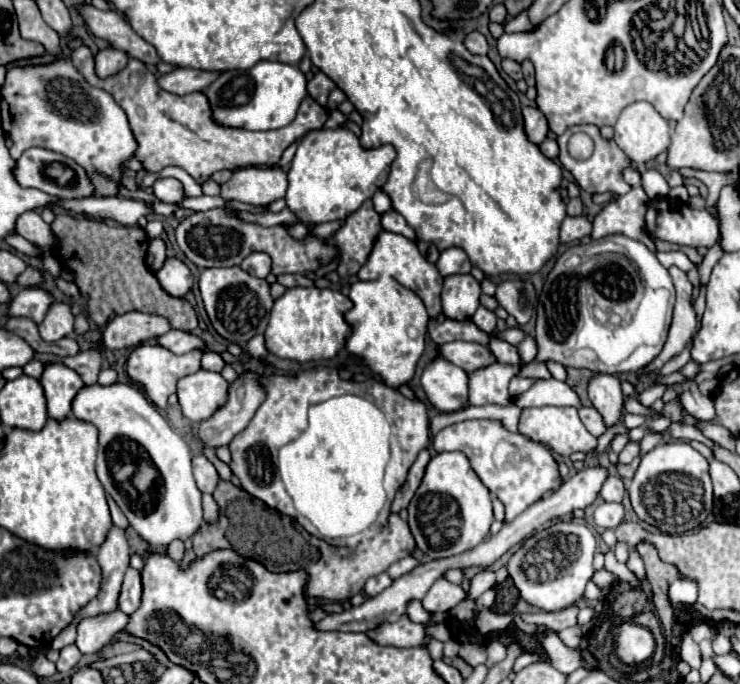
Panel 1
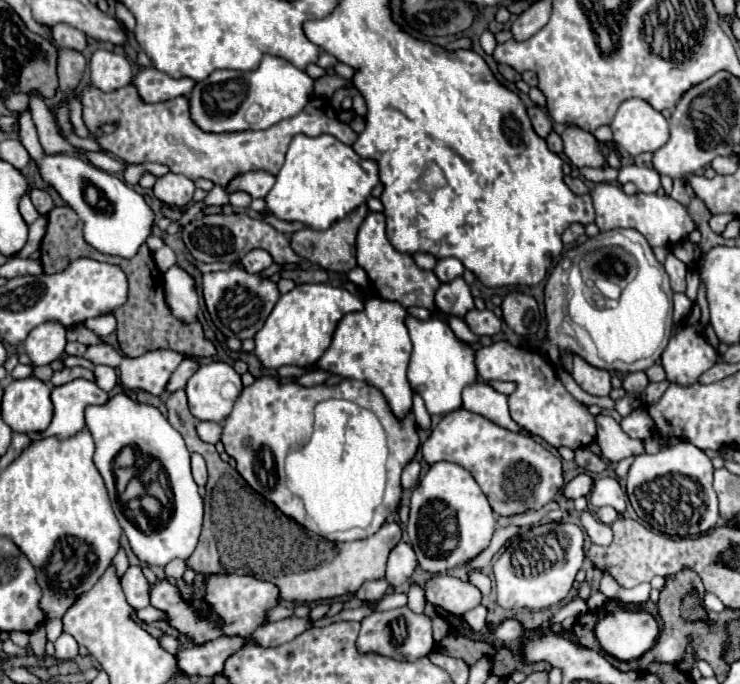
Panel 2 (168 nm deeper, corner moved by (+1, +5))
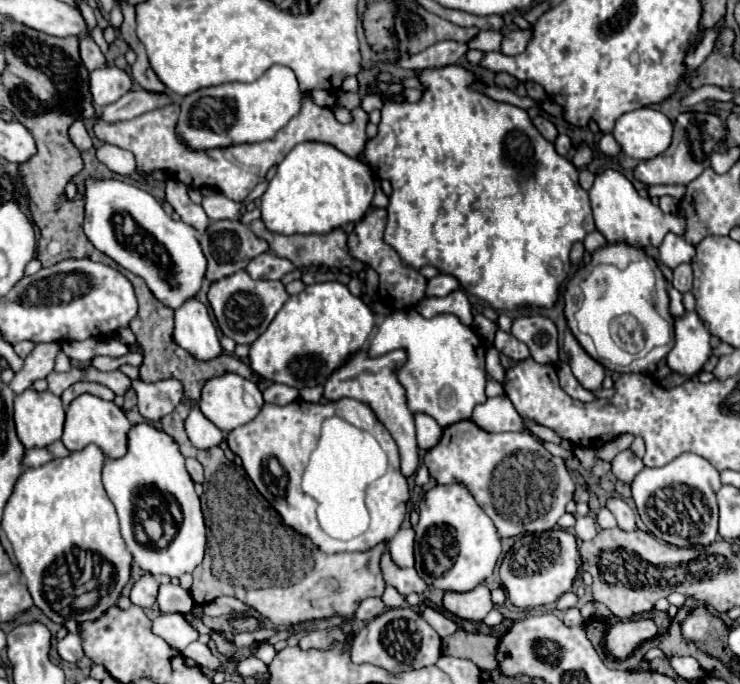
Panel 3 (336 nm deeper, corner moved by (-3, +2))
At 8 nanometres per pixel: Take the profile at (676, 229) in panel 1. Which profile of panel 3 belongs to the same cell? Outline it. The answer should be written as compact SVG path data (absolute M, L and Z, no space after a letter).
M612 169L596 175L596 181L590 189L590 205L592 205L596 229L606 237L608 243L628 241L640 247L648 247L648 245L660 247L660 243L664 241L664 235L674 233L684 237L684 231L686 231L686 219L684 215L680 215L680 211L664 213L648 197L640 197L634 185L622 173Z

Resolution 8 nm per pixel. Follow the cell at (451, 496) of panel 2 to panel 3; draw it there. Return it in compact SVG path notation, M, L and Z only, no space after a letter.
M462 483L436 485L420 503L420 521L414 527L416 543L416 571L428 585L440 591L470 591L480 581L492 575L500 557L500 535L484 513L484 509L472 499L472 493Z

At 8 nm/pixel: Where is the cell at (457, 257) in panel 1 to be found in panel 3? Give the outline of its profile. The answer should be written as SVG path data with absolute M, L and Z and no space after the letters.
M438 273L436 277L432 277L428 281L428 295L430 297L444 297L448 293L452 293L454 289L460 287L460 281L452 275L444 275L444 273Z

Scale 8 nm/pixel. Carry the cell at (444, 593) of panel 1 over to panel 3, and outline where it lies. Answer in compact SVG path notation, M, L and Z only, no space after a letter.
M478 585L472 591L464 591L464 593L446 591L442 605L450 613L470 621L482 621L488 615L488 611L494 607L490 599L490 591L484 585Z

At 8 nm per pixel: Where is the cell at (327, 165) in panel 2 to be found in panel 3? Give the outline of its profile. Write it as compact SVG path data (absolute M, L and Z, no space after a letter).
M306 141L298 143L286 157L284 161L276 167L276 175L268 183L266 193L262 195L262 221L266 227L274 233L282 235L294 235L294 233L328 233L332 229L340 229L346 223L356 223L360 221L366 211L370 209L372 197L374 197L374 175L372 169L362 163L356 157L348 157L336 147L328 143L316 143L316 141Z

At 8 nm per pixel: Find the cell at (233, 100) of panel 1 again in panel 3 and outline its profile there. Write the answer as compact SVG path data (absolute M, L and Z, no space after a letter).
M272 65L260 79L252 83L222 83L216 87L206 87L194 91L192 95L182 97L180 101L180 119L178 119L178 135L192 149L212 149L212 147L228 147L238 143L256 143L266 141L276 135L292 117L300 113L302 101L312 99L320 107L332 107L336 97L328 91L302 91L298 79L290 67Z

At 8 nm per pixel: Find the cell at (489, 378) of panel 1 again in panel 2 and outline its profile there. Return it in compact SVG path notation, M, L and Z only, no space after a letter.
M478 380L476 384L470 384L468 388L464 388L462 400L464 400L466 410L470 410L474 414L480 414L480 416L488 418L490 422L494 422L494 424L498 424L498 426L502 426L502 428L506 428L510 432L518 432L522 436L532 438L532 434L526 428L522 428L520 424L516 424L510 418L508 396L496 392L494 388L490 388L482 380Z

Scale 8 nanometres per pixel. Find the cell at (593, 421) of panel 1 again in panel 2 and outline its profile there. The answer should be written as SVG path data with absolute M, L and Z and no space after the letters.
M600 414L596 416L596 422L598 422L596 444L600 446L602 460L616 464L628 456L638 456L644 452L642 440L632 440L628 434L624 434L614 418Z

